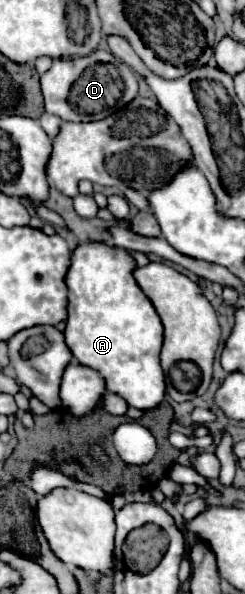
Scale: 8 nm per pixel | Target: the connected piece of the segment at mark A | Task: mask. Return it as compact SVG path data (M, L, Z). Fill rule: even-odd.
M88 241L72 251L66 273L68 287L68 319L66 343L72 355L86 367L96 369L110 393L118 393L136 409L154 409L164 399L164 371L160 367L162 323L152 305L134 279L136 261L130 251Z

